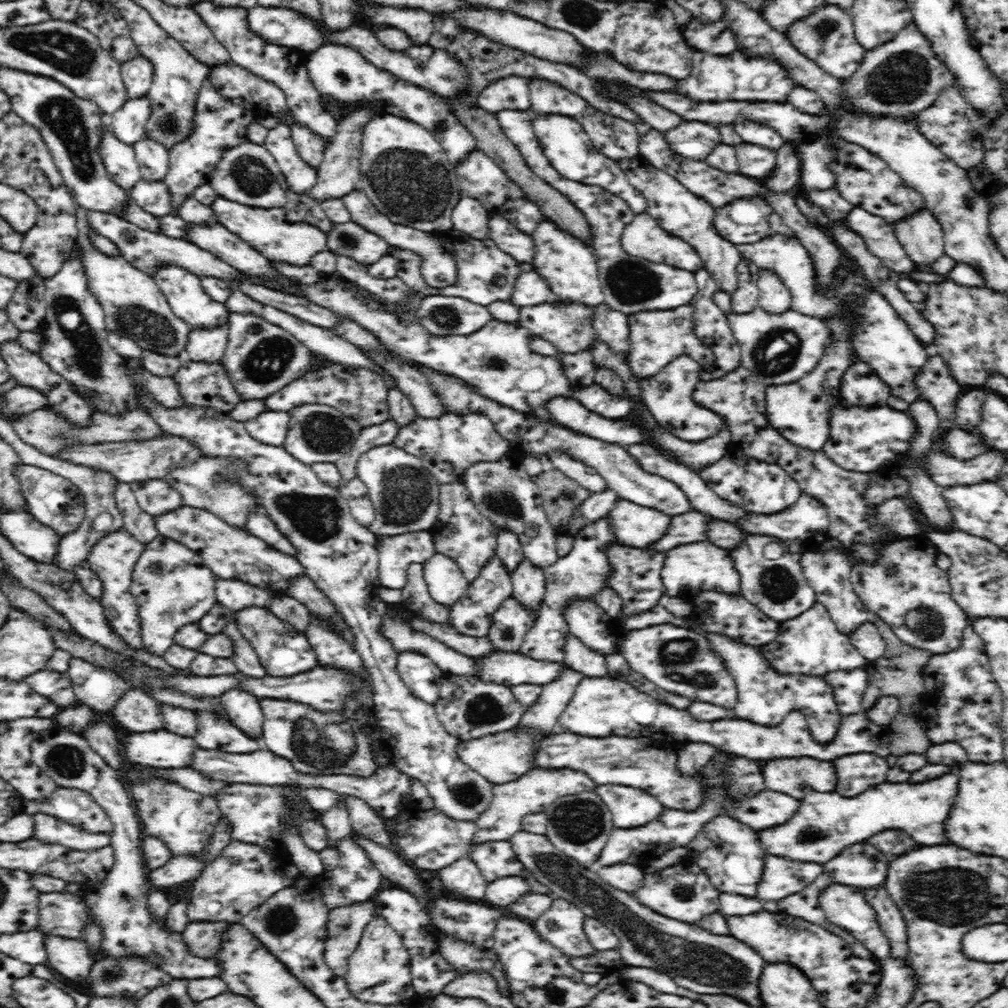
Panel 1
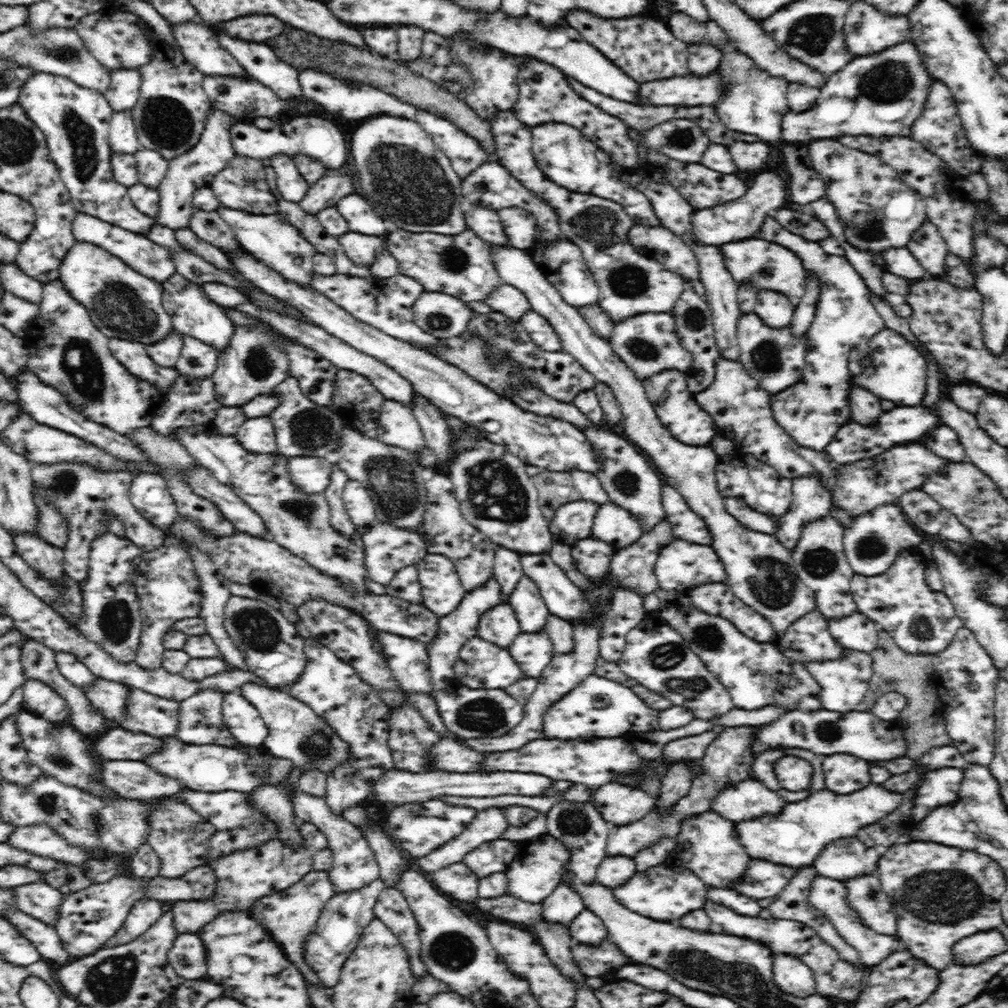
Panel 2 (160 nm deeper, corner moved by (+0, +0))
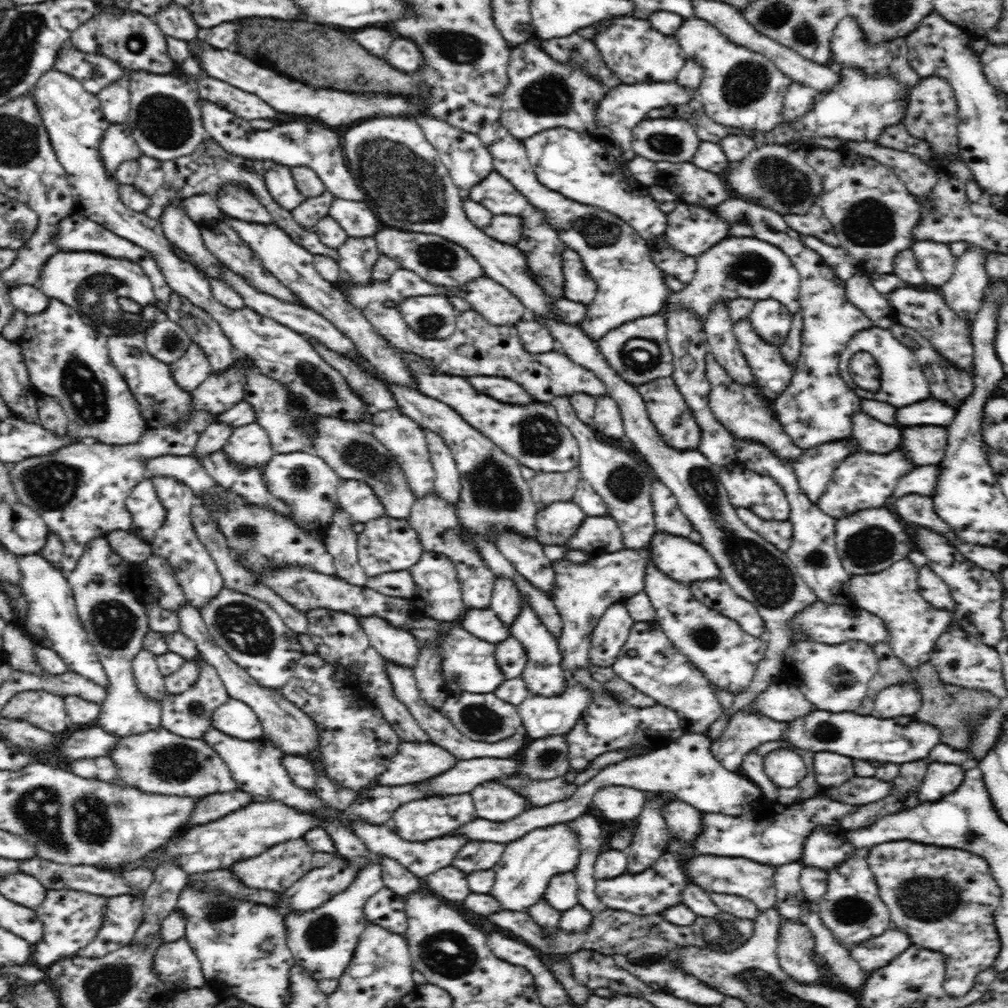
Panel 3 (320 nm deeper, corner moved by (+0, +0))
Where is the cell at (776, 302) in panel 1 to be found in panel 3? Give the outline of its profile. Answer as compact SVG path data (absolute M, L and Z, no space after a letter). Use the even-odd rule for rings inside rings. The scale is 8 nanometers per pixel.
M768 298L755 301L748 319L756 334L759 334L764 342L782 346L784 338L790 332L792 316L788 307L777 300Z

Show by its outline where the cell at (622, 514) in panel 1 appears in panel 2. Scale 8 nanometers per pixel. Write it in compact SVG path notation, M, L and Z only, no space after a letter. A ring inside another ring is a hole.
M608 502L600 505L591 528L591 536L621 549L635 543L644 534L641 520L633 514Z

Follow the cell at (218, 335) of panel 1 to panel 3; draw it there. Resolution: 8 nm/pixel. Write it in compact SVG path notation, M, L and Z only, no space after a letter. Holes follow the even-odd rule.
M194 342L188 346L188 351L184 356L176 360L169 368L176 384L188 393L199 388L200 384L213 374L206 353L199 344Z

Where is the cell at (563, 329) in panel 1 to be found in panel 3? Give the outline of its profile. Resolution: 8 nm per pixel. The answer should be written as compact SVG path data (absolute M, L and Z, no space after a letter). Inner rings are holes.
M526 316L515 324L522 346L532 354L545 354L555 351L556 340L546 324L536 322Z

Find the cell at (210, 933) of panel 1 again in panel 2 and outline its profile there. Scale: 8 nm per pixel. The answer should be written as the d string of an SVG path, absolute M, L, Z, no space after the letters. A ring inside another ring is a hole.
M199 931L180 933L174 939L167 957L182 982L208 980L207 952Z

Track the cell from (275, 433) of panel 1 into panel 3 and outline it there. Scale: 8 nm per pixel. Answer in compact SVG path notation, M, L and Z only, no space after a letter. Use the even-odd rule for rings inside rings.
M256 422L234 429L221 450L228 460L241 468L267 464L275 453L268 433Z

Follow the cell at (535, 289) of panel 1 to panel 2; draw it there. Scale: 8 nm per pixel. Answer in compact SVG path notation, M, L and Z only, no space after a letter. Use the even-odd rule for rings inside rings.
M502 284L495 288L483 300L496 313L503 314L506 318L519 320L524 312L531 310L526 295L509 284Z

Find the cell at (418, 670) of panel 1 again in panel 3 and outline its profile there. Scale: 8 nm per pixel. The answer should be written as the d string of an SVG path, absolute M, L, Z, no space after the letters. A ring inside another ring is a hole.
M376 615L357 617L357 619L366 637L370 639L371 645L385 661L408 667L408 669L413 668L420 648L412 635Z

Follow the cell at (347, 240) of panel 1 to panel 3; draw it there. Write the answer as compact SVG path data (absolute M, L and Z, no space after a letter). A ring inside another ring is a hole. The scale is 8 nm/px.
M348 237L337 248L339 275L336 283L349 282L358 286L368 286L373 282L372 268L378 260L378 247L375 238Z

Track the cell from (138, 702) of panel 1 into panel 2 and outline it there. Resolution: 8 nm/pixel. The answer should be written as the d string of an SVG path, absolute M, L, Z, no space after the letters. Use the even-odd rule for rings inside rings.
M99 678L83 691L92 706L104 715L108 722L119 723L125 719L129 687L122 683Z

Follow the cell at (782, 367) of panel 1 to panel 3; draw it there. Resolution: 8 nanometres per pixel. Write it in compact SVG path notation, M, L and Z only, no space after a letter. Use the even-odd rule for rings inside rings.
M748 318L733 324L733 335L755 376L755 385L762 396L768 400L779 398L790 385L796 367L790 367L788 361L784 361L779 346L764 342L756 334Z

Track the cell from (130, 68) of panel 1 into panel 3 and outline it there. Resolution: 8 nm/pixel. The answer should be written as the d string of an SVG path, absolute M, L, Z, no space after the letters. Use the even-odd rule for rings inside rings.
M129 75L118 78L116 82L108 84L104 90L98 92L100 108L105 119L110 124L127 122L131 110L129 93Z

